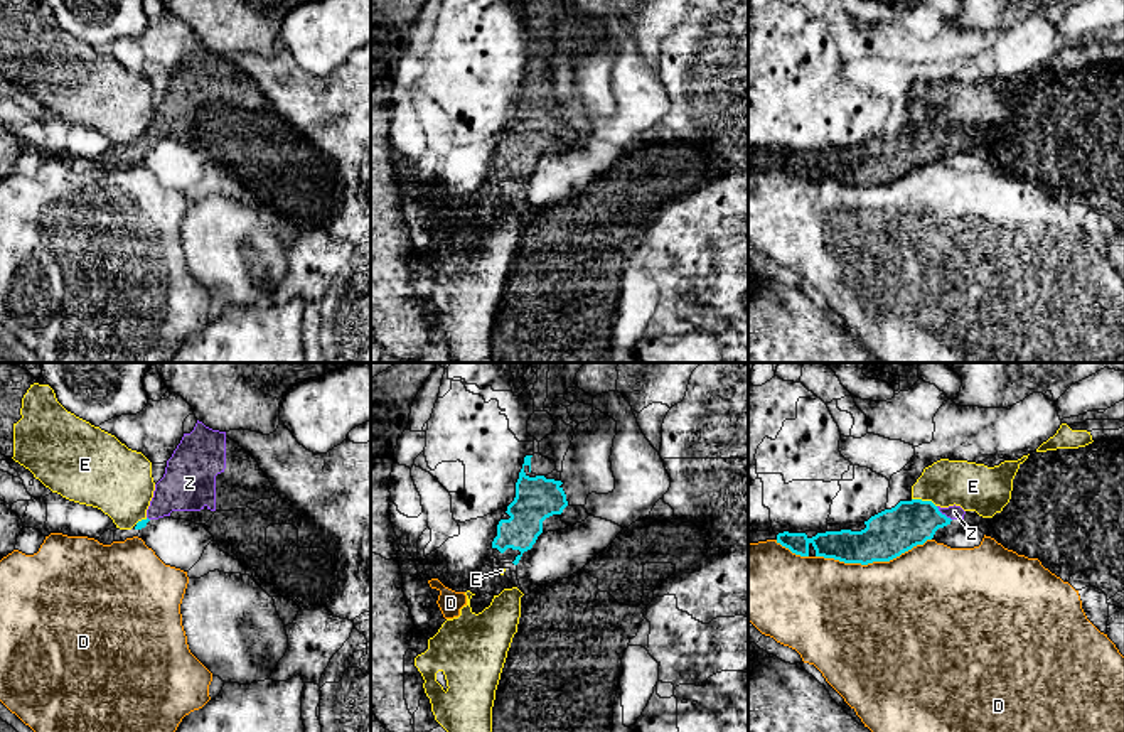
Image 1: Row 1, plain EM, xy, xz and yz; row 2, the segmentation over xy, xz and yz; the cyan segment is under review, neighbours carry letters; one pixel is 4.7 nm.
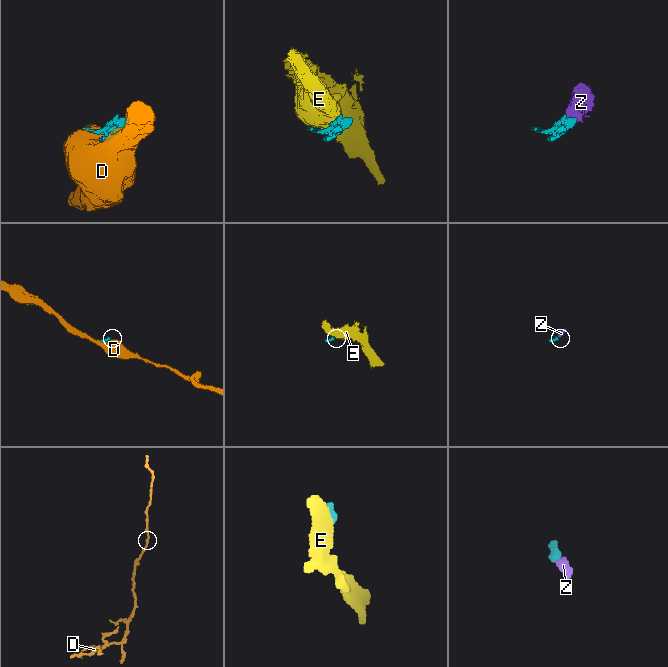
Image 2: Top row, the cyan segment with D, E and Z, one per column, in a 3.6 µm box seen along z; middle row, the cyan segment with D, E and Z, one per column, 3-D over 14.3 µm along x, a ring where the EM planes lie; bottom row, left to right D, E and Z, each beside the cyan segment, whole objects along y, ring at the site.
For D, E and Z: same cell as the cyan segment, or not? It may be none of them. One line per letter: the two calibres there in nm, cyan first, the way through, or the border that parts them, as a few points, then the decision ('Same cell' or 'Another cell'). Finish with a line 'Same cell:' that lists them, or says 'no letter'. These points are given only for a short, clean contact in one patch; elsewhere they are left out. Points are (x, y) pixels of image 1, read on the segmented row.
D: Thickness 220 nm (cyan) against 480 nm. Another cell
E: Thickness 220 nm (cyan) against 220 nm. Boundary: yz (912, 498), (931, 501), (936, 506). Another cell
Z: Thickness 220 nm (cyan) against 70 nm. Path across: yz (910, 523), (944, 515), (954, 511). Same cell
Same cell: Z

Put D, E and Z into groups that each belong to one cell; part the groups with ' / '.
D / E / Z

